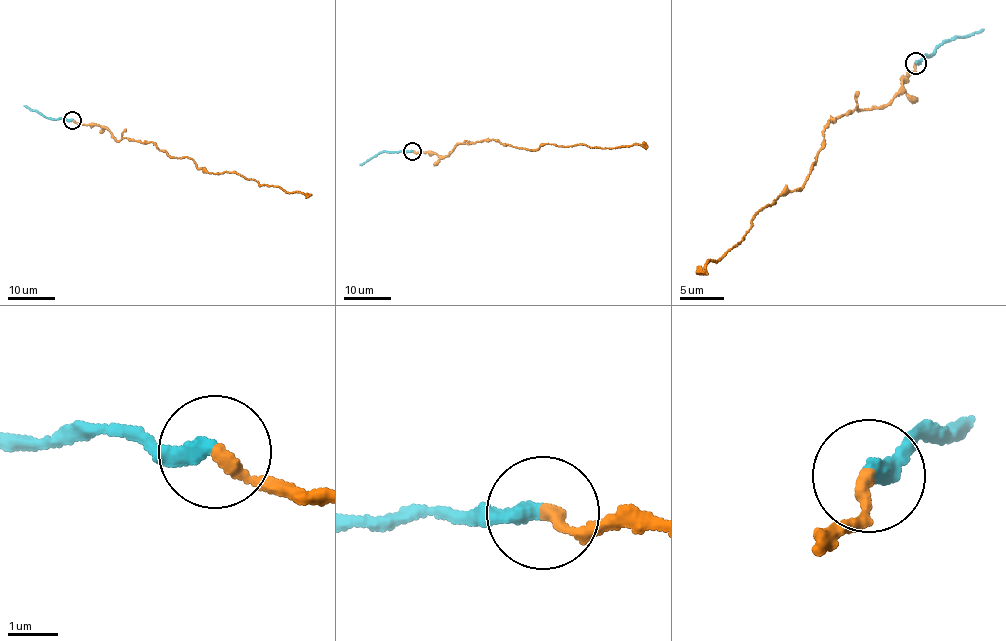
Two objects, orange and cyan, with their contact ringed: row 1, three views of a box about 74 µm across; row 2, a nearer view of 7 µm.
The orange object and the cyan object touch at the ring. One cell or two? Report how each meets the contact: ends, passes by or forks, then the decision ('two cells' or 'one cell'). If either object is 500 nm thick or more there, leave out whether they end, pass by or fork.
orange ends | cyan ends | two cells

